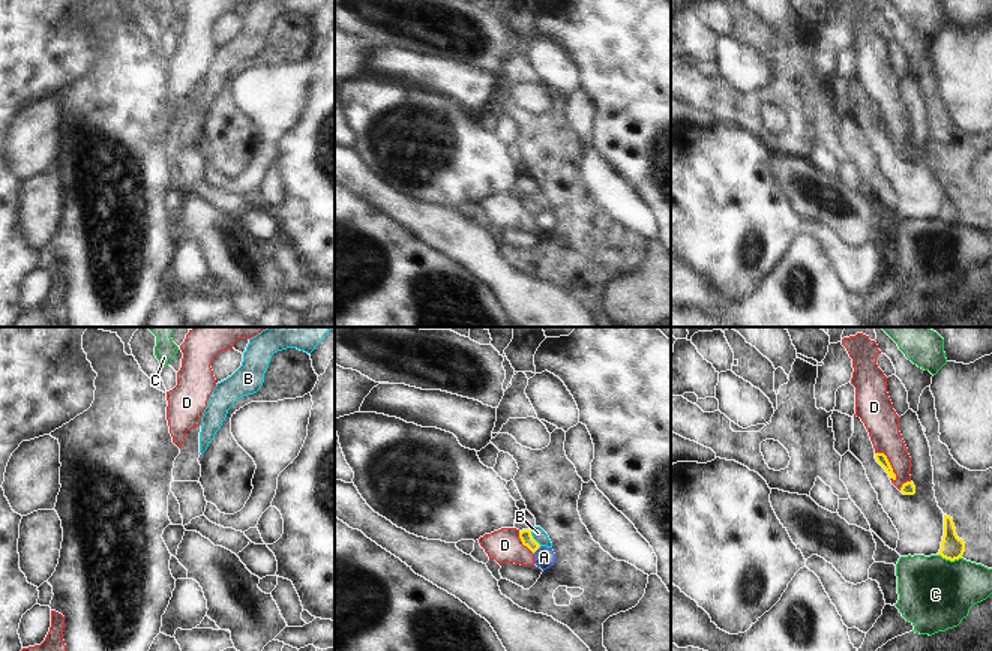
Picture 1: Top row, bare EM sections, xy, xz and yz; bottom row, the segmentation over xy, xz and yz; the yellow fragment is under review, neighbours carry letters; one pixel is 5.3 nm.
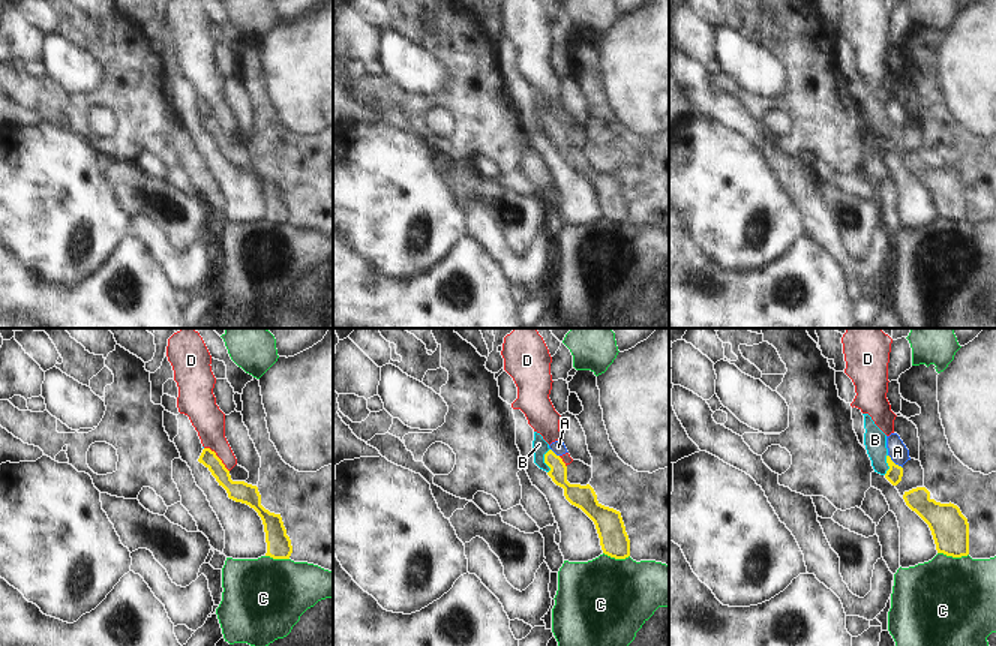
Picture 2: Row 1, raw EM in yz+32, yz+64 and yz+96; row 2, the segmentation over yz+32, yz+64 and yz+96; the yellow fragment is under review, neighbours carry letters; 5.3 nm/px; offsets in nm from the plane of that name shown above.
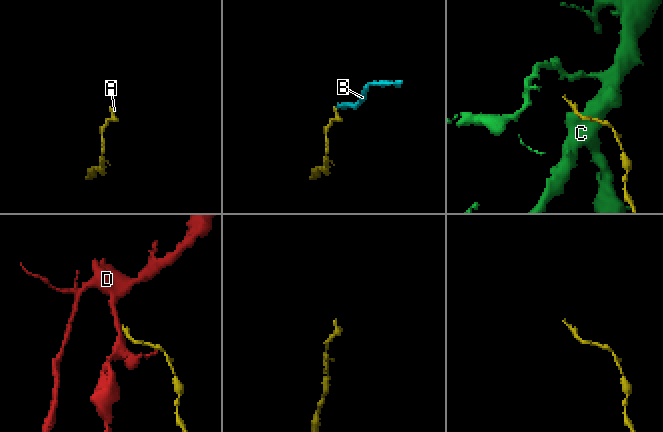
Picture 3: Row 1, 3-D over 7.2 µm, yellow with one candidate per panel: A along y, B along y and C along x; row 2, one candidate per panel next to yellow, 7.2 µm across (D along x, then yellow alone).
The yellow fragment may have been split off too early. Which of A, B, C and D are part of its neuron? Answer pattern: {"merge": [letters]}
{"merge": ["B"]}

